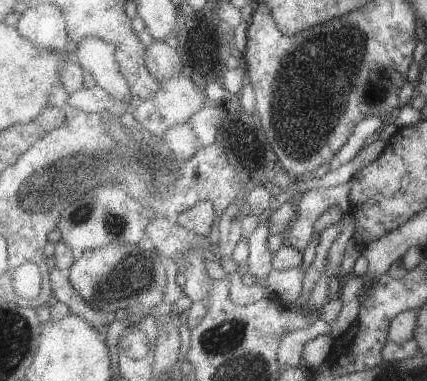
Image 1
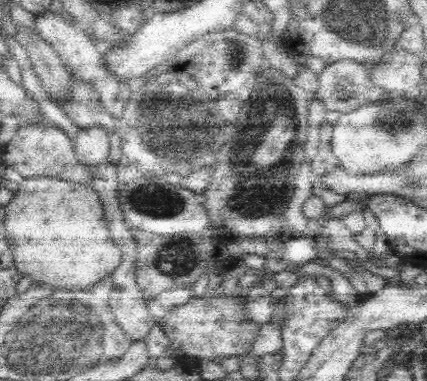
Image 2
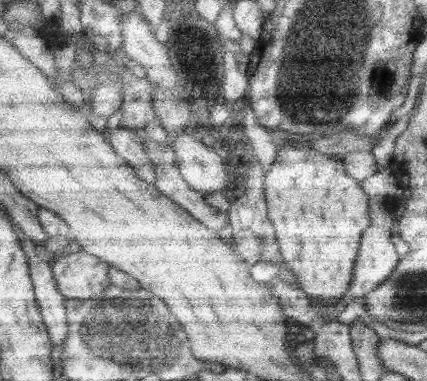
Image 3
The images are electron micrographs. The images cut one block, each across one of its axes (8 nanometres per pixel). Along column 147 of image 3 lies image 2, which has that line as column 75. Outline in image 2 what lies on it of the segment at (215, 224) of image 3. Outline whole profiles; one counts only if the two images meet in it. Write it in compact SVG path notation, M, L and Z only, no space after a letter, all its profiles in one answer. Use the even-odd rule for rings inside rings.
M90 126L86 130L80 130L80 134L74 138L74 150L76 156L82 160L82 164L96 170L98 164L102 164L110 154L110 134L104 126Z

